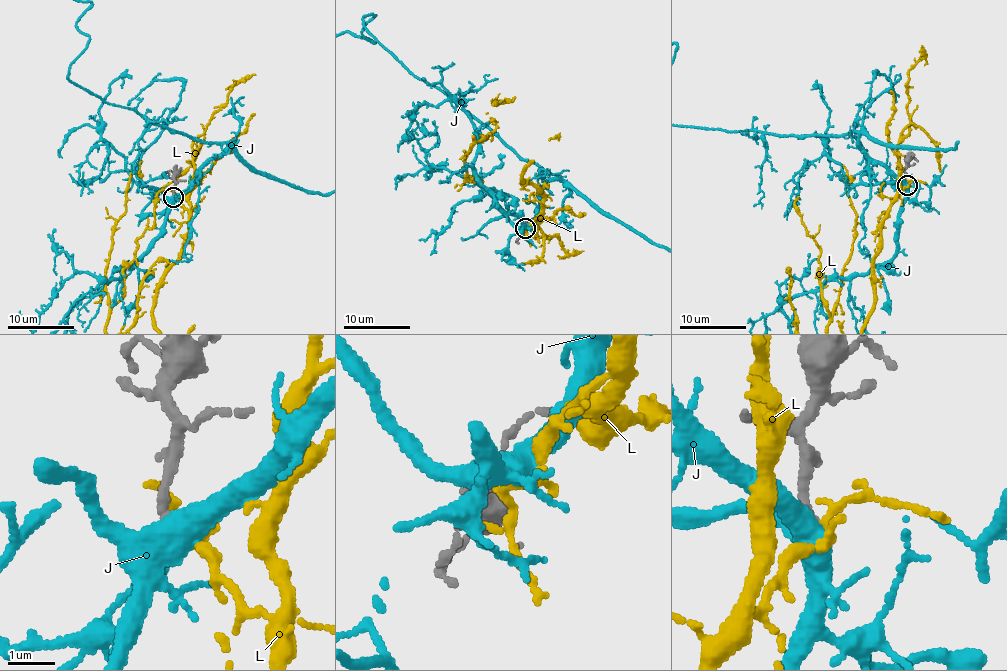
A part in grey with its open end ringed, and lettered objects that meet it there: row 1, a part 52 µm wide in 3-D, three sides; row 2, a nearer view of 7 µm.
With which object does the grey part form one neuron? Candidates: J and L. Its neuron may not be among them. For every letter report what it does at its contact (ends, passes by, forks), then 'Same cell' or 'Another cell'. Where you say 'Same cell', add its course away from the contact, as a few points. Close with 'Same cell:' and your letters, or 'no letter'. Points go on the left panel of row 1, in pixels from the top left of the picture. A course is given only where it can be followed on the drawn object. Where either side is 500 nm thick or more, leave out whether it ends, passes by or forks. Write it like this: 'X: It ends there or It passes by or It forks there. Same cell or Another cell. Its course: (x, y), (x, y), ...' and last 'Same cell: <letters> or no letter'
J: It forks there. Another cell
L: It forks there. Another cell
Same cell: no letter

